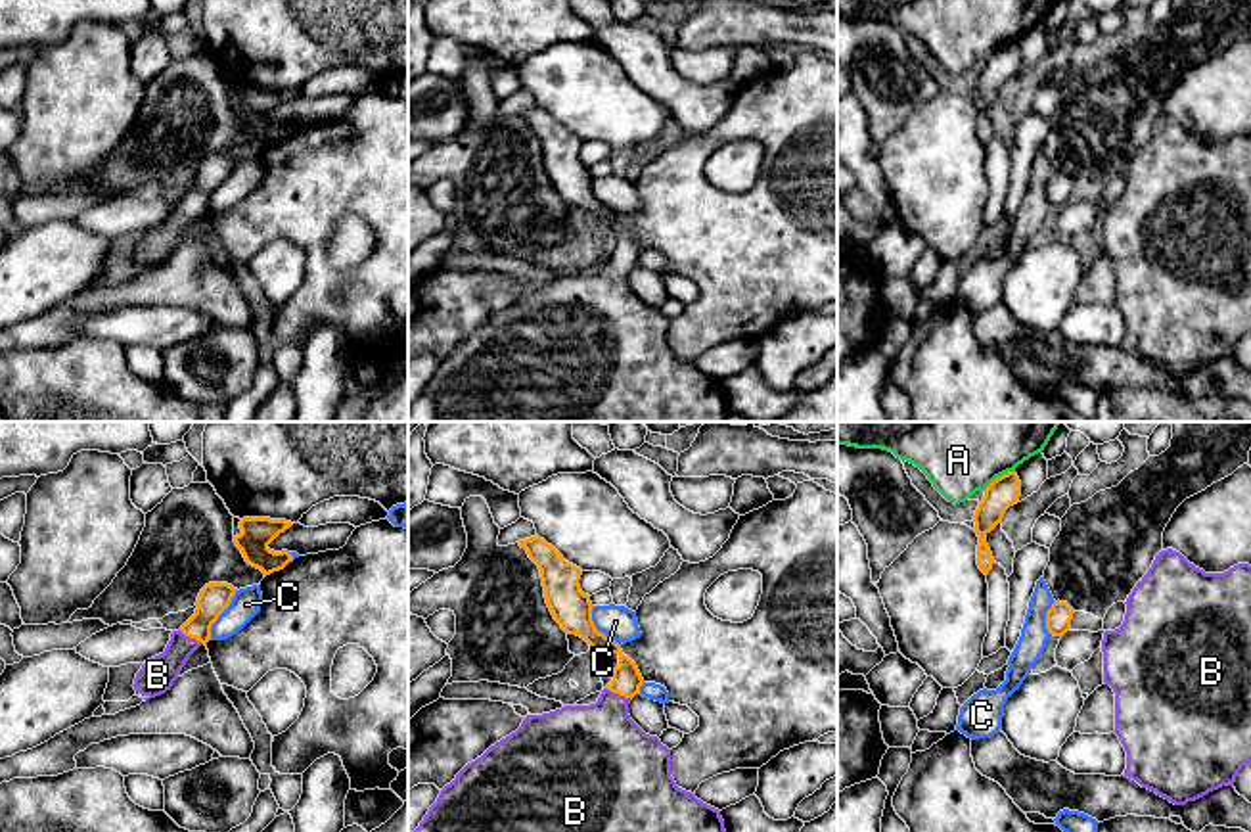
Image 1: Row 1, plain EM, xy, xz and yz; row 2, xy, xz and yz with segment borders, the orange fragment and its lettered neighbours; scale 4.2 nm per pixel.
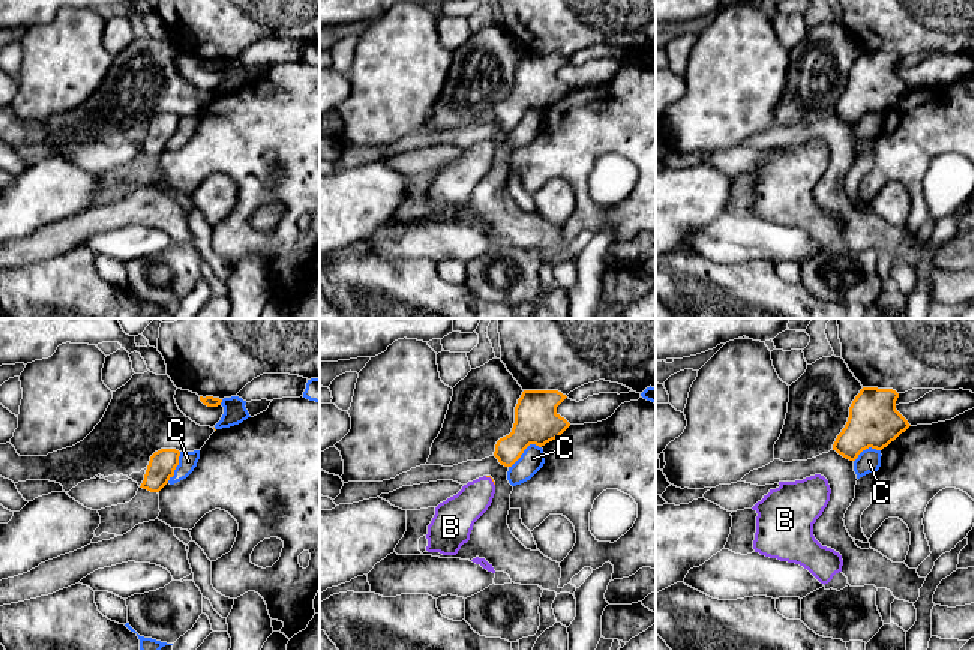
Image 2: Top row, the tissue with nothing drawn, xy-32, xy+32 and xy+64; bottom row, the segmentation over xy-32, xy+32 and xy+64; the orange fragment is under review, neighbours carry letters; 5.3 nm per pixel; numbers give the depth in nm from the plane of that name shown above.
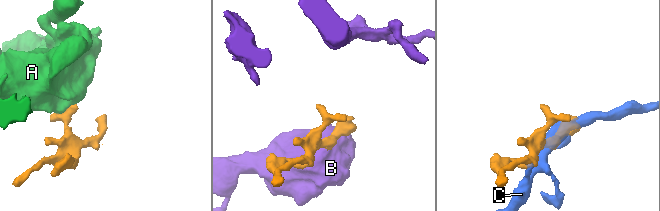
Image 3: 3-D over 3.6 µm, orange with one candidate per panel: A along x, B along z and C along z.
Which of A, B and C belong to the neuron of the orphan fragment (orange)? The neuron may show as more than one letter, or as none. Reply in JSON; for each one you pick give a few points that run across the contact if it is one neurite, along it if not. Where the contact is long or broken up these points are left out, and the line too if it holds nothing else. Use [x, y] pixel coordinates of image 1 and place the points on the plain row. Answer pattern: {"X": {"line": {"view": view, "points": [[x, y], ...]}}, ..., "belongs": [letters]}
{"B": {"line": {"view": "xz", "points": [[627, 250], [619, 265], [598, 321]]}}, "belongs": ["B"]}

